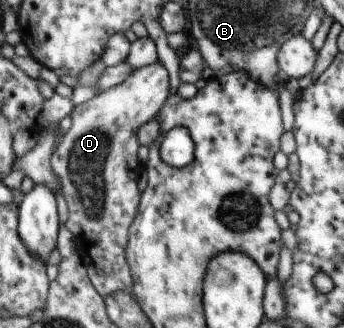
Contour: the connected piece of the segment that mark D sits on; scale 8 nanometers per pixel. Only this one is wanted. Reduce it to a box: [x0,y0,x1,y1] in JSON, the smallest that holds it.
[51,62,170,297]

